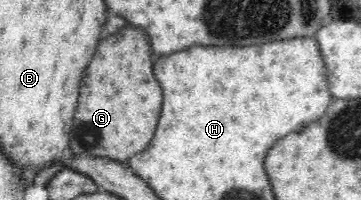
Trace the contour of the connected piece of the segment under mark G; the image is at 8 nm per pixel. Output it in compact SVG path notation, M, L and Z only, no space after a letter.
M125 26L117 34L99 42L81 82L79 106L69 142L70 156L64 162L75 155L91 154L95 158L109 158L121 163L147 148L155 134L163 102L151 58L149 38L139 28Z

